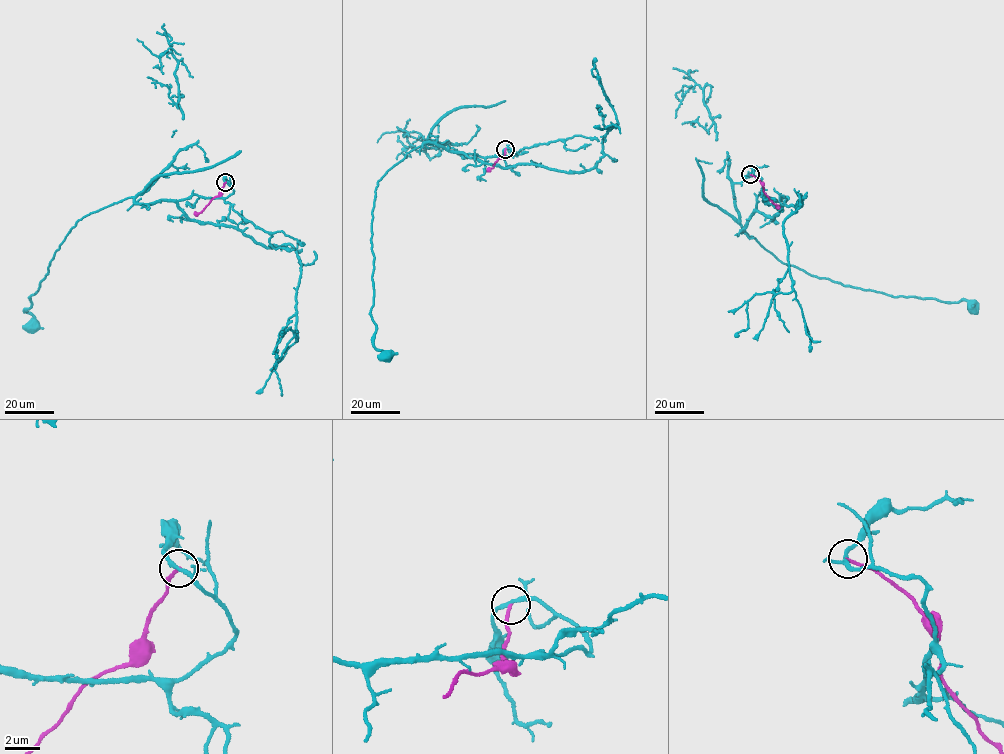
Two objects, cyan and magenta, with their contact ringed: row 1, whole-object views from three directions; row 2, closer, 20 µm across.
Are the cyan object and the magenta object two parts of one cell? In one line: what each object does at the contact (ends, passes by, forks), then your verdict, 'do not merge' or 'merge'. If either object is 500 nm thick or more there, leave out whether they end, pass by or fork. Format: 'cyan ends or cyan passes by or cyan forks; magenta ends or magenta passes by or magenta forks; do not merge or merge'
cyan passes by; magenta ends; do not merge

